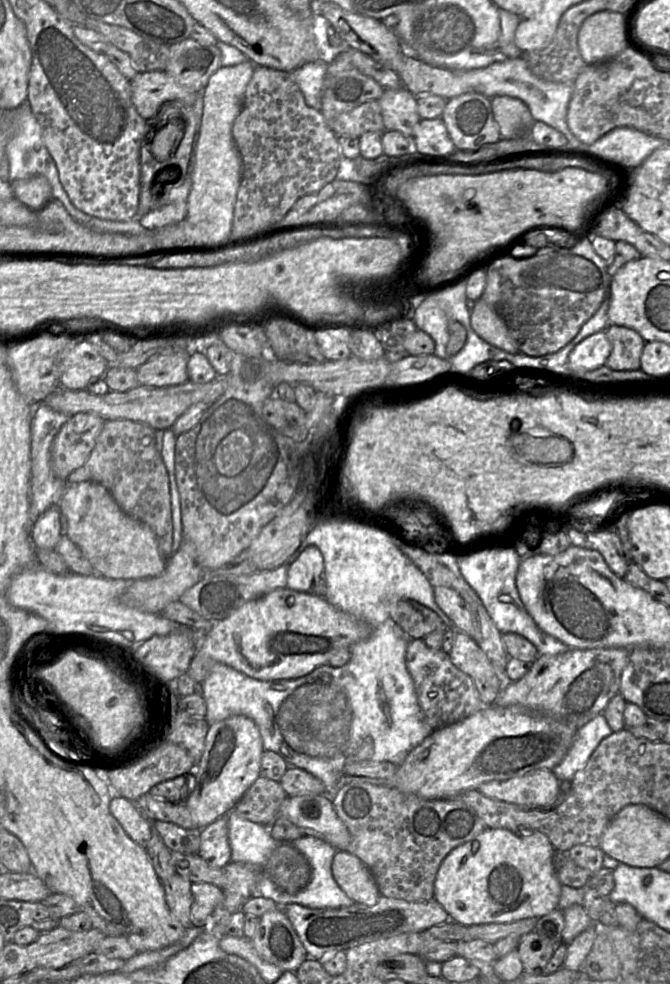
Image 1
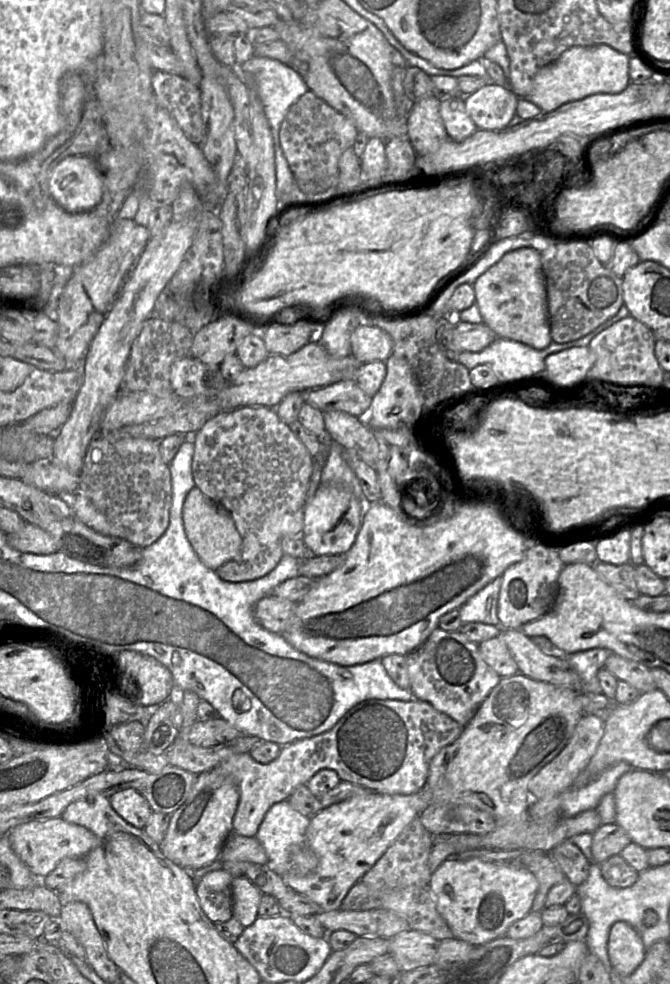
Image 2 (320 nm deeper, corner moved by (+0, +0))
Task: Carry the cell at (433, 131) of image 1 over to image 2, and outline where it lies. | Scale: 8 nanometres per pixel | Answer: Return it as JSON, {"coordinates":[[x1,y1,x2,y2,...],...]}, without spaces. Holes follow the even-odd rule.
{"coordinates":[[464,96,441,101,440,115,448,138,456,142,463,141,478,129,466,111]]}

